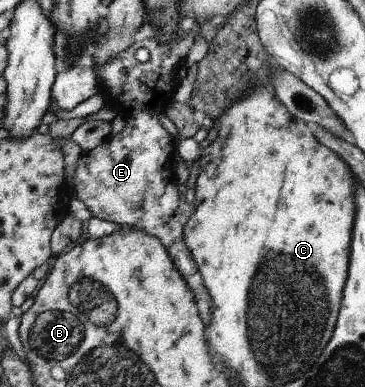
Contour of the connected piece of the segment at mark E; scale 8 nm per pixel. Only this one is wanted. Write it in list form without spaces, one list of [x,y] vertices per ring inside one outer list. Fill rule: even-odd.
[[[191,31],[179,32],[165,44],[155,37],[147,38],[133,42],[125,52],[101,68],[94,68],[98,78],[98,94],[125,118],[125,127],[91,152],[81,153],[75,166],[72,186],[92,216],[115,222],[123,228],[136,227],[161,241],[175,268],[195,294],[203,324],[209,326],[213,300],[205,288],[191,251],[185,246],[183,236],[183,226],[193,216],[196,208],[195,204],[187,204],[179,194],[177,186],[182,176],[176,175],[171,166],[175,150],[174,138],[163,128],[157,117],[157,112],[164,112],[165,104],[173,99],[173,92],[181,80],[175,70],[186,60],[193,43],[194,34]],[[139,48],[148,50],[150,58],[146,62],[139,62],[135,57]]]

